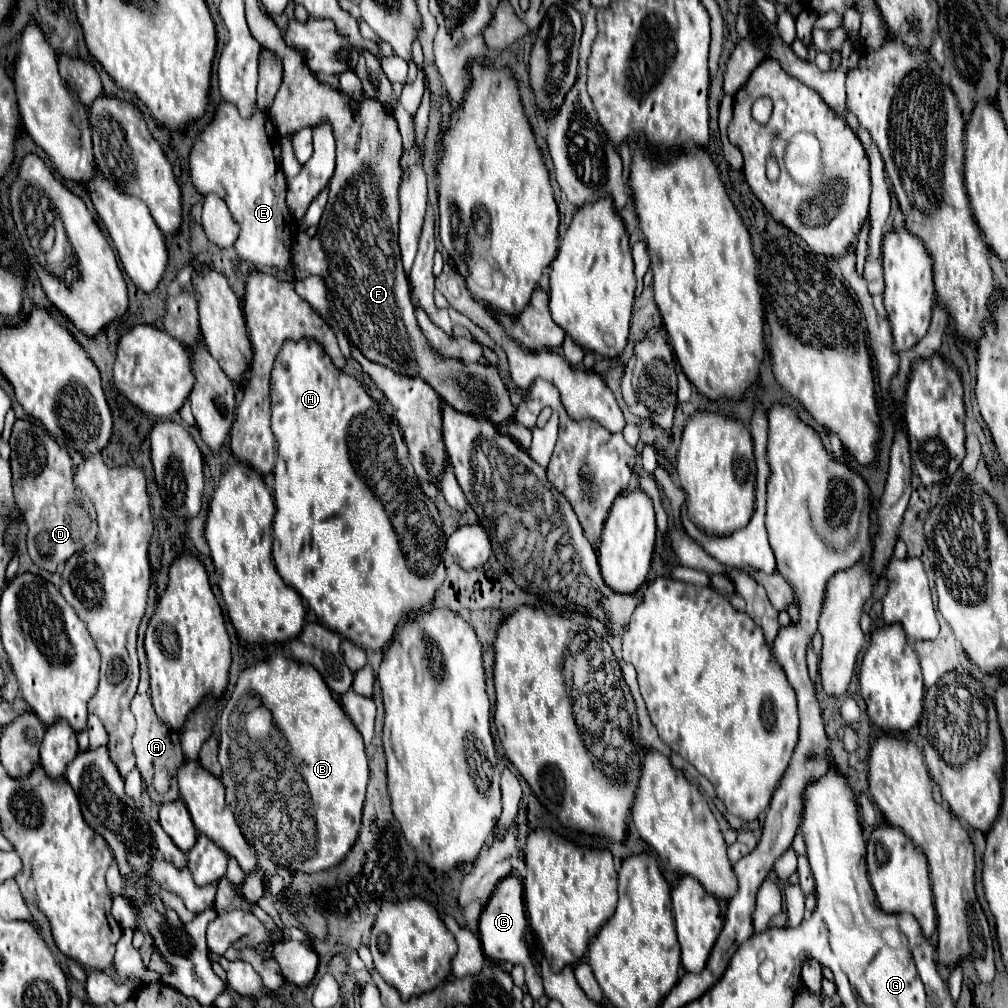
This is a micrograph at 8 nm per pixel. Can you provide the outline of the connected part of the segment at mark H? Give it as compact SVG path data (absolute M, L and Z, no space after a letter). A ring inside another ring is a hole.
M303 338L303 340L297 340L297 342L289 340L289 342L283 344L283 348L277 354L273 372L271 372L271 406L273 406L271 430L277 438L277 464L275 464L275 472L273 472L273 476L275 476L275 488L273 490L275 490L276 512L273 520L273 552L271 552L271 558L277 566L277 572L285 580L285 584L293 586L307 600L309 608L315 612L315 616L319 618L319 622L323 626L327 626L333 632L341 634L343 638L359 644L359 648L363 648L363 650L383 650L391 642L397 624L405 616L415 614L415 612L423 610L425 606L433 604L435 592L443 582L443 574L437 572L433 576L417 576L413 572L431 572L431 568L435 568L435 564L443 564L443 552L445 552L443 518L441 518L435 502L431 498L427 498L425 492L421 490L415 474L413 472L403 472L403 468L399 468L399 464L395 464L395 446L405 446L399 424L391 416L381 414L379 404L365 392L363 384L357 382L355 378L343 374L339 368L335 368L331 358L323 352L323 348L315 340Z

